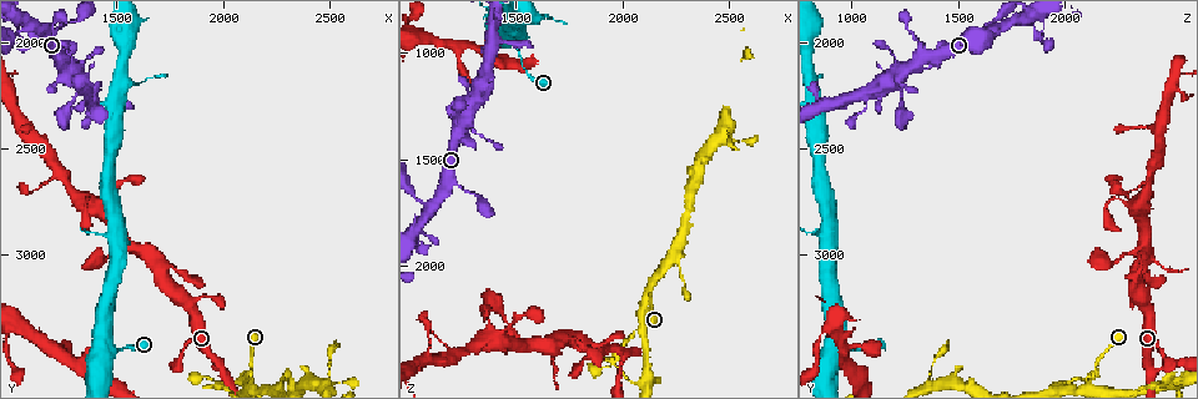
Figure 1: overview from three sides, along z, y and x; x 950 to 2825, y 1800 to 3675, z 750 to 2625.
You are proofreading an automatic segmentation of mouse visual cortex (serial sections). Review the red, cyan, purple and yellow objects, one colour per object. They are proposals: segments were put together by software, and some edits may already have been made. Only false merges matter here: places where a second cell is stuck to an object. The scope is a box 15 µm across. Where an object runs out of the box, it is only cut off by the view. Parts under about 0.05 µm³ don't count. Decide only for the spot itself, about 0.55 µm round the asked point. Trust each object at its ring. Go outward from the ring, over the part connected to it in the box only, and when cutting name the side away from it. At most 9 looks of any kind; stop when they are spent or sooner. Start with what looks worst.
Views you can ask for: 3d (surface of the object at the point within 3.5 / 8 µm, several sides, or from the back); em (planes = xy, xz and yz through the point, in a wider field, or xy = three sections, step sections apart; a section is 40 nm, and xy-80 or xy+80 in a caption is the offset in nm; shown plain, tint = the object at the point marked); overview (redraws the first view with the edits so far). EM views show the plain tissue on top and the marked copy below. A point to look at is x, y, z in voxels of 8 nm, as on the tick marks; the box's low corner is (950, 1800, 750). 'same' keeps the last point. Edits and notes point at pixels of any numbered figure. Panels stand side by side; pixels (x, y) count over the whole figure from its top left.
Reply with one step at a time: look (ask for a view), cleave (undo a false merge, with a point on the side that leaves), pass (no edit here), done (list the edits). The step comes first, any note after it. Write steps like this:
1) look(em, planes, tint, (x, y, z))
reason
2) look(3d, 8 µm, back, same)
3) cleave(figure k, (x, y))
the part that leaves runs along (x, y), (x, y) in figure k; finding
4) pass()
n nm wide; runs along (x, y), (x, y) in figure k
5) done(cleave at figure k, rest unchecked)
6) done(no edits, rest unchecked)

look(3d, 8 µm, back, (2120, 3590, 2110))
three arms meet

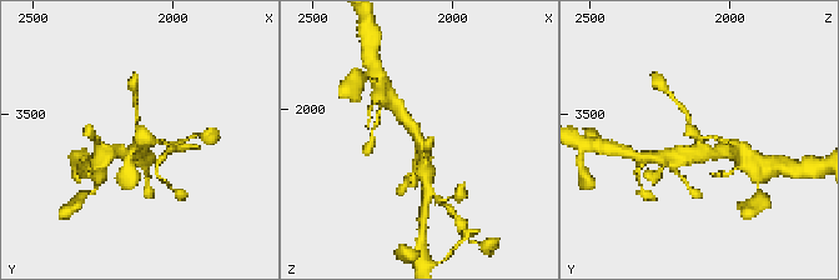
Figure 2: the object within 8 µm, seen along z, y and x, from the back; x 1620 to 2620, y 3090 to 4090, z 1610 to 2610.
look(3d, 3.5 µm, (2130, 3600, 2130))
zoom in

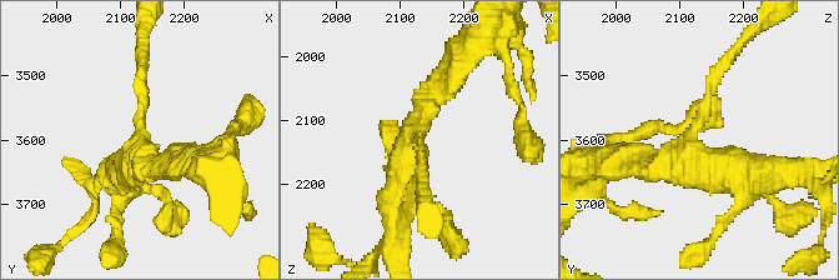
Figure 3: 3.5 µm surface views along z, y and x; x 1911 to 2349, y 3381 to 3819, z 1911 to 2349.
pass()
continuous, no second cell

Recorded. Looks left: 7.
look(3d, 3.5 µm, (1480, 3000, 2280))
abrupt turn

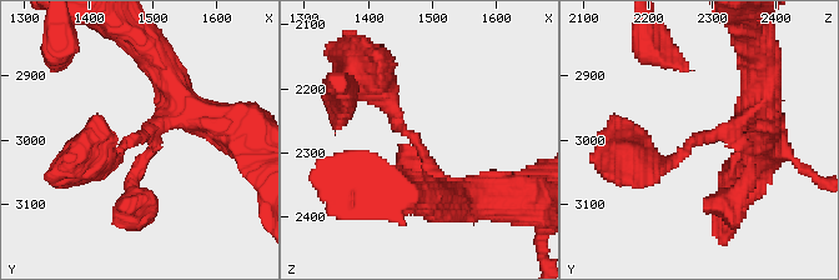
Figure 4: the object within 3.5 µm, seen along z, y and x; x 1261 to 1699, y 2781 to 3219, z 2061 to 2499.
look(em, planes, tint, (1480, 2995, 2290))
3 arms; arms of 150, 200, 250 nm

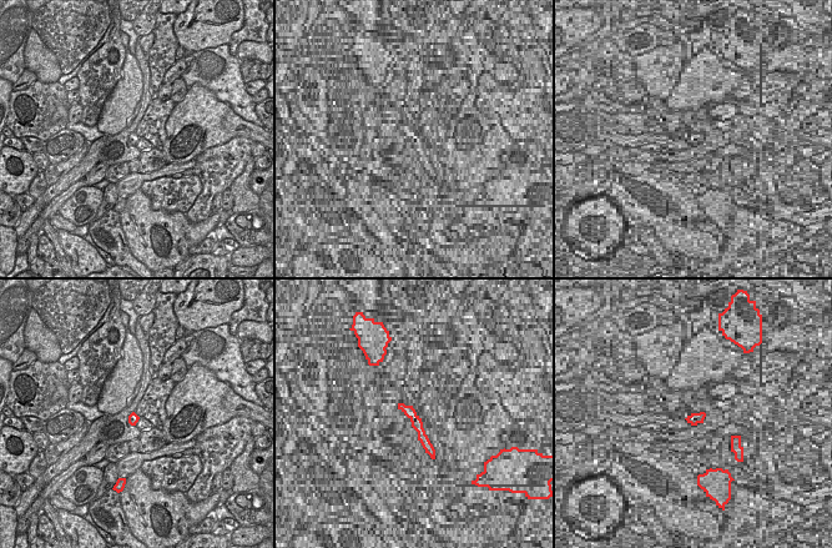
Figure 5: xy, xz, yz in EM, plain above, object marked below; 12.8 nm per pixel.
pass()
runs along (470, 199), (431, 173), (373, 86) in figure 4; continuous, no second cell

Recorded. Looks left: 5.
look(3d, 3.5 µm, (2000, 3540, 2400))
three arms meet

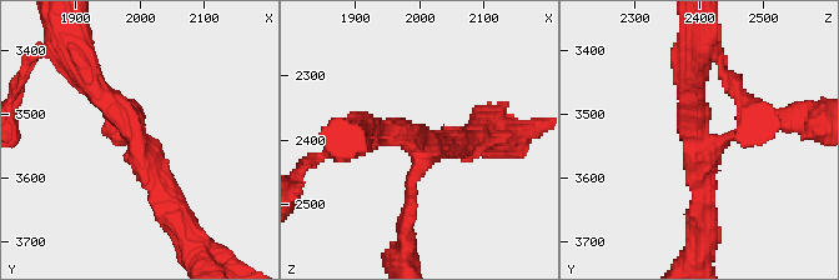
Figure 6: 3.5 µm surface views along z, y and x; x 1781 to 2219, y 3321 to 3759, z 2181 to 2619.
look(em, xy, step 2, tint, (1995, 3545, 2405))
shape alone is not enough

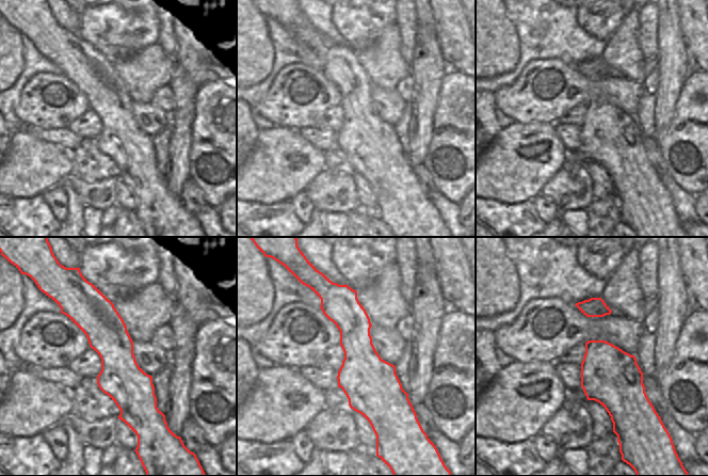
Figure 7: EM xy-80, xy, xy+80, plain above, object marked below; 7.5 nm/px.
look(em, xy, step 5, tint, same)
cut it another way

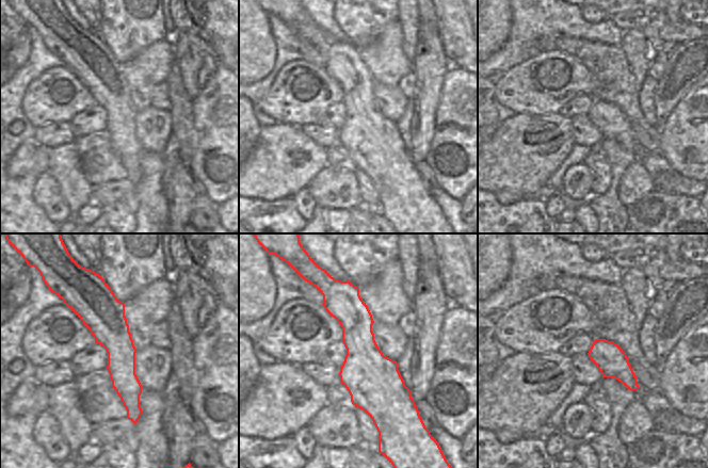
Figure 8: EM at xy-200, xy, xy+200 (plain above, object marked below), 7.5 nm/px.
pass()
runs along (688, 76), (703, 141), (774, 119) in figure 6; one cell here

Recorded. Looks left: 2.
look(3d, 3.5 µm, back, (1370, 2230, 1060))
three-way junction

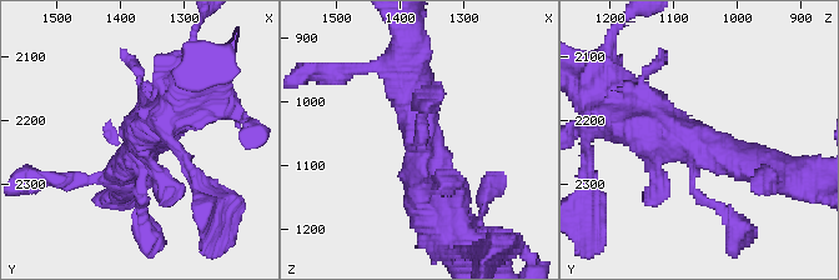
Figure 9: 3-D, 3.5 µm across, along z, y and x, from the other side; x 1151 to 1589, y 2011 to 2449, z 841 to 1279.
look(em, xy, step 3, tint, same)
need the tissue

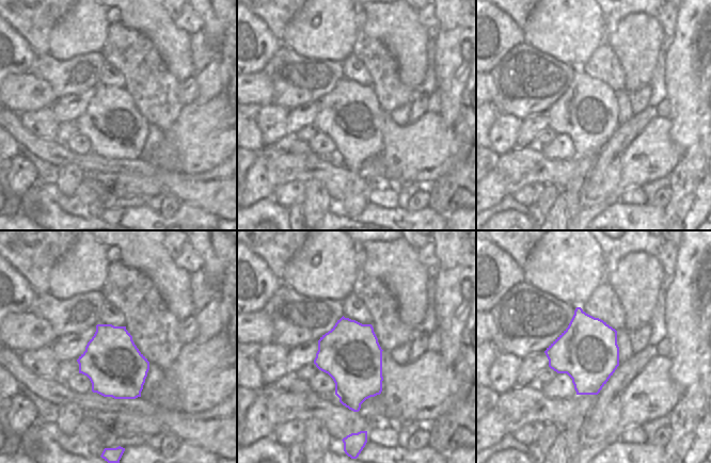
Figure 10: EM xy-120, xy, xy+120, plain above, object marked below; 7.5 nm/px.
pass()
runs along (629, 116), (774, 170) in figure 9; continuous, no second cell

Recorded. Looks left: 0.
done(no edits, rest unchecked)

